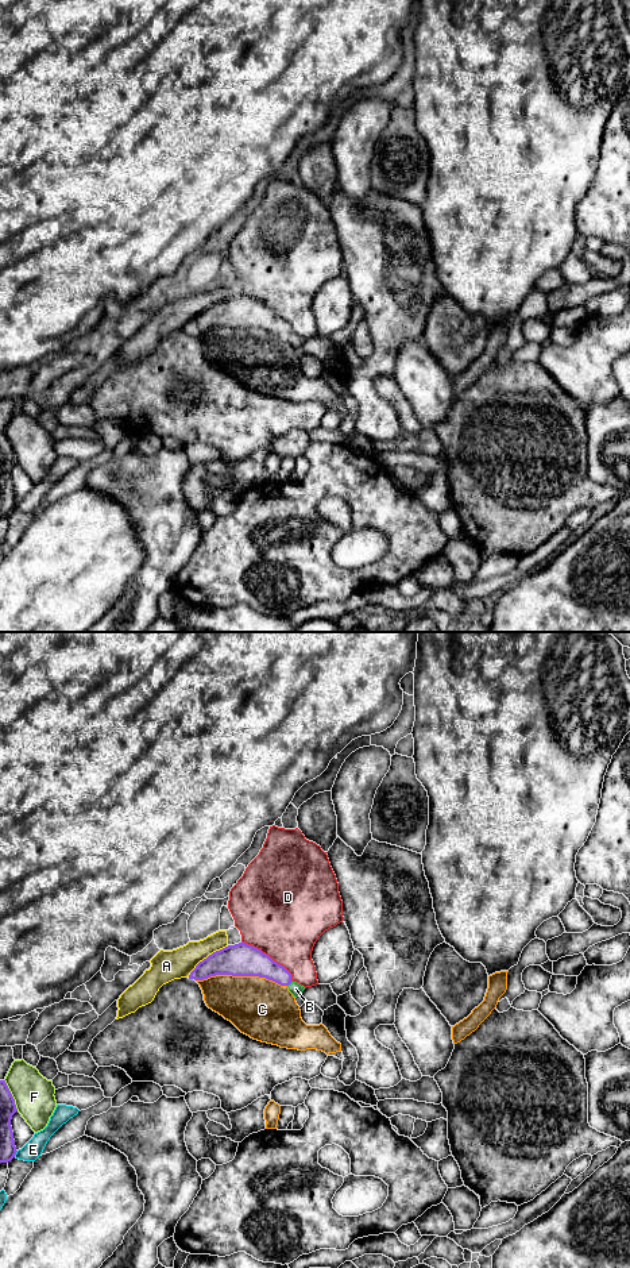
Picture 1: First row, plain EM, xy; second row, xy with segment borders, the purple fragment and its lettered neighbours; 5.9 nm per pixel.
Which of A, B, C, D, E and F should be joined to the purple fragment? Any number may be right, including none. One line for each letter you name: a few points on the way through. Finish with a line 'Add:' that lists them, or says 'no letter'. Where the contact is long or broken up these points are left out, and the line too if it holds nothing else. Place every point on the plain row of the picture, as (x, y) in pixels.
Add: no letter

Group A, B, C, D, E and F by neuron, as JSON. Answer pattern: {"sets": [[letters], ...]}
{"sets": [["A"], ["B"], ["C"], ["D"], ["E"], ["F"]]}

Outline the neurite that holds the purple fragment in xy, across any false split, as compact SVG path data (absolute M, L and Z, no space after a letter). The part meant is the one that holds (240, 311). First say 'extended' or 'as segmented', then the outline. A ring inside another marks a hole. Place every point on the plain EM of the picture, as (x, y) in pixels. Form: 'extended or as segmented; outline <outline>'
as segmented; outline M239 294L213 304L200 313L189 331L204 332L216 327L259 328L289 338L291 325L260 301Z

